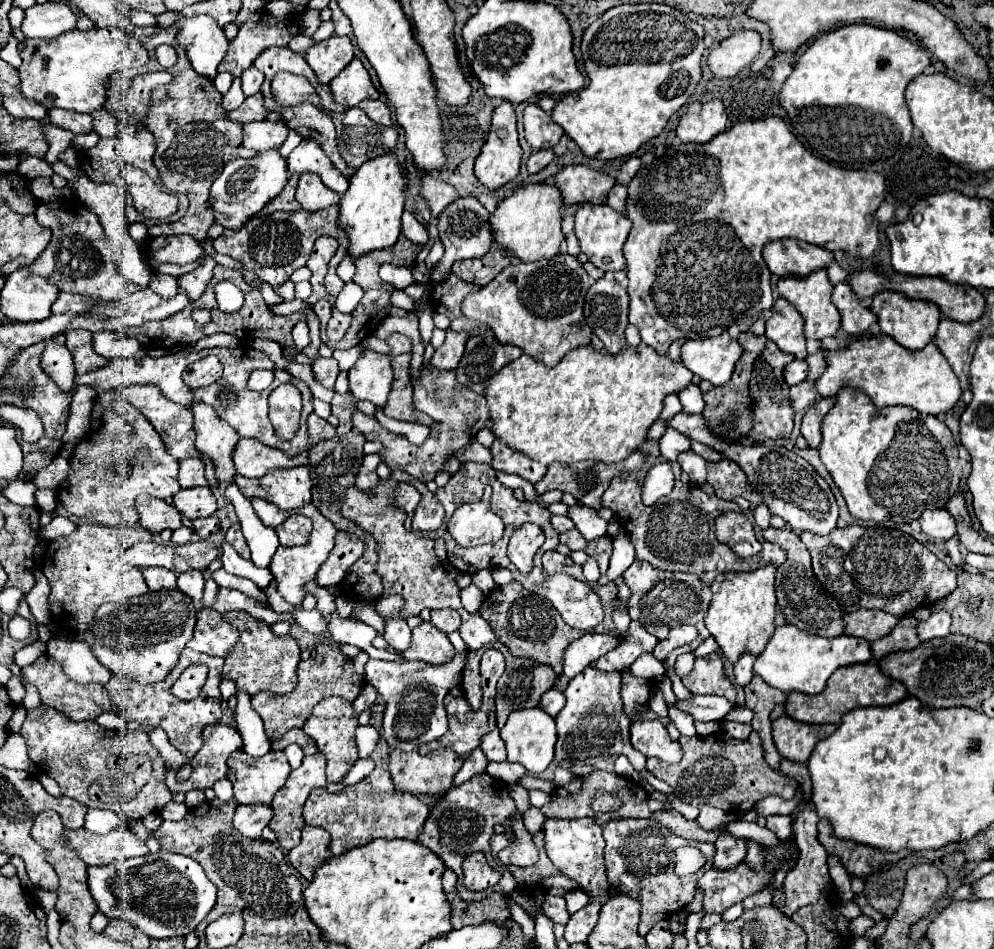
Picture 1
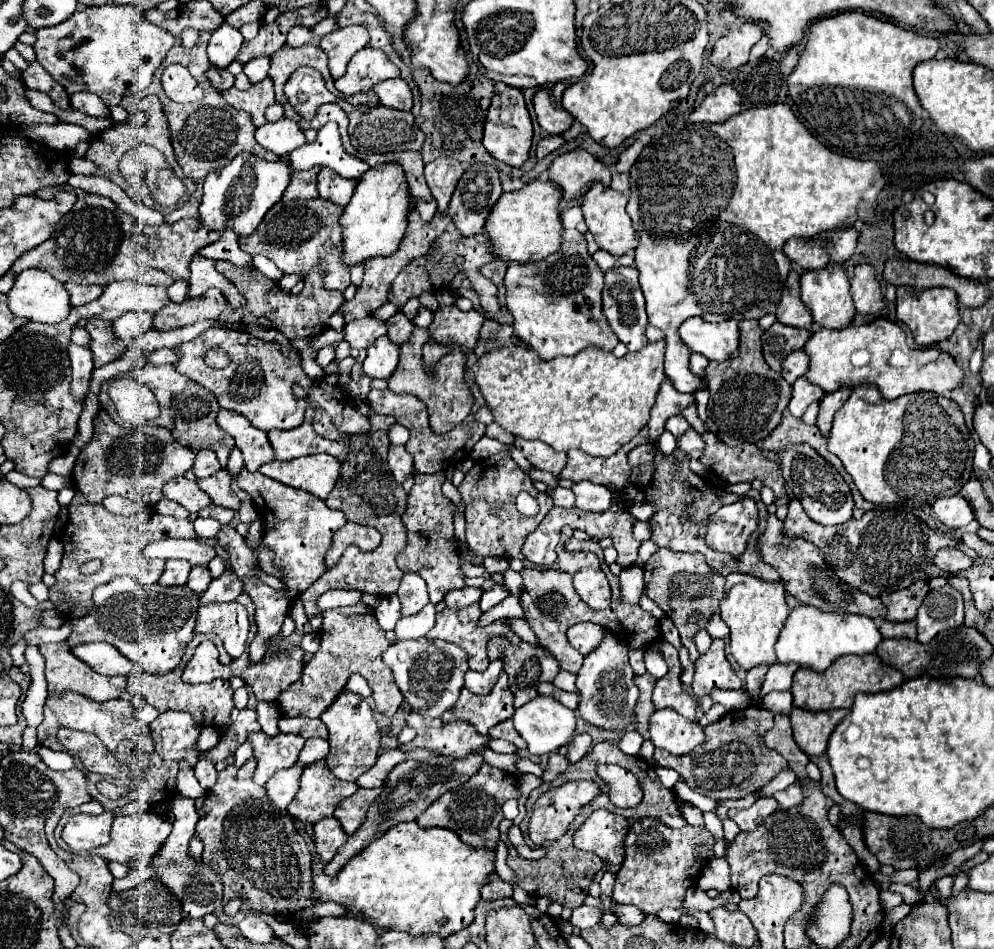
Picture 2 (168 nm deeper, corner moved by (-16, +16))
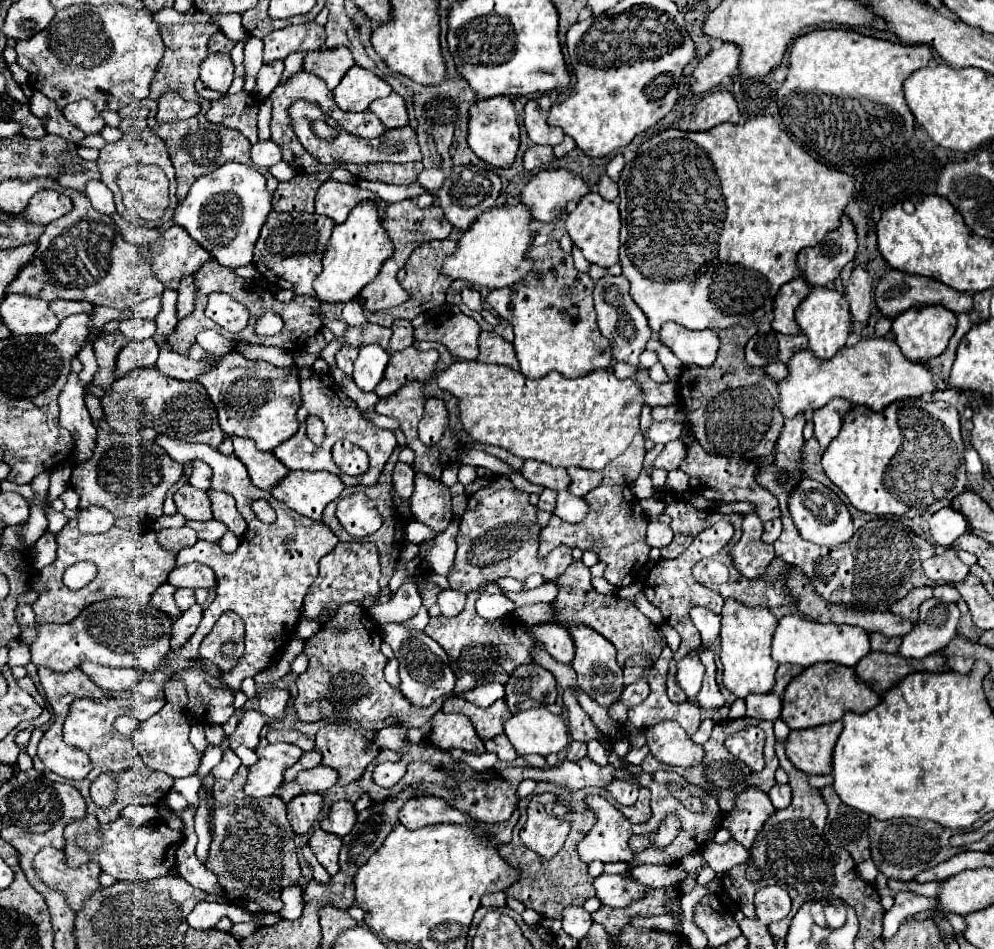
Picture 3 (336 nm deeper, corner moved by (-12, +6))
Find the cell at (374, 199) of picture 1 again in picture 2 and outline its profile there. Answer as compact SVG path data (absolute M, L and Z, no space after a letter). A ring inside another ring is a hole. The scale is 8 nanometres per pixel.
M388 162L364 172L364 176L356 184L352 200L348 202L340 218L344 262L356 264L372 256L390 256L392 252L396 252L400 240L406 234L410 202L412 202L412 194L408 192L406 174L400 164Z

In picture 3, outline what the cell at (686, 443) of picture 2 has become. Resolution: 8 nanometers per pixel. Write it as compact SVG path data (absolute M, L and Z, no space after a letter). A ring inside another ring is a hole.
M674 440L664 446L664 450L658 454L654 466L662 468L662 470L676 470L684 458L686 458L686 444L682 440Z

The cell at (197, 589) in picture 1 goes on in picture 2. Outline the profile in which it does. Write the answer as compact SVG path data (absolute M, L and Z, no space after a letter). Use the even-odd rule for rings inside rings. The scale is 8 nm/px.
M194 566L192 572L190 572L190 578L188 578L188 588L192 588L194 592L204 592L212 582L212 574L210 574L210 568L208 566Z

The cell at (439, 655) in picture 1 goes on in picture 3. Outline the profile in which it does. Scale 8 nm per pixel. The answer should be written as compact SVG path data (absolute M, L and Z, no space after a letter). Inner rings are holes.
M468 592L466 606L458 616L430 618L430 624L424 630L446 650L452 672L456 674L456 688L454 688L456 692L468 692L468 690L474 690L488 682L506 684L512 670L516 670L522 664L534 662L534 658L532 658L534 640L528 636L526 626L522 622L518 622L514 616L504 616L498 620L478 618L478 614L474 610L476 596L478 596L478 592Z

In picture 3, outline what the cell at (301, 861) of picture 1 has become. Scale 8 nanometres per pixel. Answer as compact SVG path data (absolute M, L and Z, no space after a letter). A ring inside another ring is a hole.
M316 828L316 830L310 834L308 846L310 846L310 850L316 854L318 862L320 862L332 876L340 870L340 866L338 866L338 854L340 854L340 848L342 848L342 838L340 838L340 836Z

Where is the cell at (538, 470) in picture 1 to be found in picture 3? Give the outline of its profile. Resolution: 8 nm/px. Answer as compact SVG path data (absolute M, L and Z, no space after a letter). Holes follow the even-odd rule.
M526 460L524 468L522 468L522 476L532 482L538 484L542 488L552 488L552 490L568 490L570 486L570 478L566 474L564 468L552 468L544 462L536 462L536 460Z

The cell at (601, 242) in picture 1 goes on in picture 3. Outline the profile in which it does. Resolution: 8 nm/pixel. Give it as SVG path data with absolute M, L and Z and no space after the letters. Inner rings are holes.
M596 190L582 196L578 206L566 216L566 232L572 244L582 252L582 256L596 266L608 268L618 262L618 232L620 232L620 212L616 202L604 200Z

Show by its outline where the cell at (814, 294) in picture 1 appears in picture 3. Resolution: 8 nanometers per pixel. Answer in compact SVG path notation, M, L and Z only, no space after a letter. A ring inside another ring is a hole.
M812 288L808 298L796 308L796 322L800 330L808 336L810 340L808 348L812 350L812 354L816 358L828 360L846 344L846 338L852 326L852 316L850 316L846 298L840 292L828 290L828 288Z

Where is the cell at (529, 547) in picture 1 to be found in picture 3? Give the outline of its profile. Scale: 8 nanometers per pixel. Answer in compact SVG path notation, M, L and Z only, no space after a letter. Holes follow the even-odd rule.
M622 484L622 486L598 486L584 499L590 507L588 516L578 524L570 524L552 516L550 524L540 532L538 554L546 558L560 544L580 550L594 550L598 554L598 562L606 564L604 578L610 584L614 584L616 588L624 588L632 584L642 572L650 554L650 546L646 544L648 516L642 512L638 498L630 490L630 486Z

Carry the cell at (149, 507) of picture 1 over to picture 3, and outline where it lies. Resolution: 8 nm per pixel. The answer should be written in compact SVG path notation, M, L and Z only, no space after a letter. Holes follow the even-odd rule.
M184 484L182 488L176 490L174 494L174 504L178 508L178 514L182 514L186 520L210 520L212 510L210 510L210 500L204 490L198 490L190 484Z

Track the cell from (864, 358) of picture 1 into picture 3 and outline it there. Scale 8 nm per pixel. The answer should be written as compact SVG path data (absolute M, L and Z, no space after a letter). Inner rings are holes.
M864 338L854 346L844 346L836 358L828 362L816 360L810 350L796 352L788 362L788 376L778 382L780 412L784 418L794 418L806 410L818 410L832 398L844 398L854 406L868 406L872 412L882 412L888 404L904 398L932 394L936 390L932 372L900 352L894 340Z

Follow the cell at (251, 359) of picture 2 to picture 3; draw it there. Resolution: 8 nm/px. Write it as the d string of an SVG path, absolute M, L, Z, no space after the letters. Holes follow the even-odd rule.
M232 350L222 356L210 374L202 374L198 380L206 386L212 402L216 402L218 420L224 434L252 438L262 452L272 452L278 444L298 432L296 412L302 404L302 396L296 366L278 368L262 360L252 362Z

